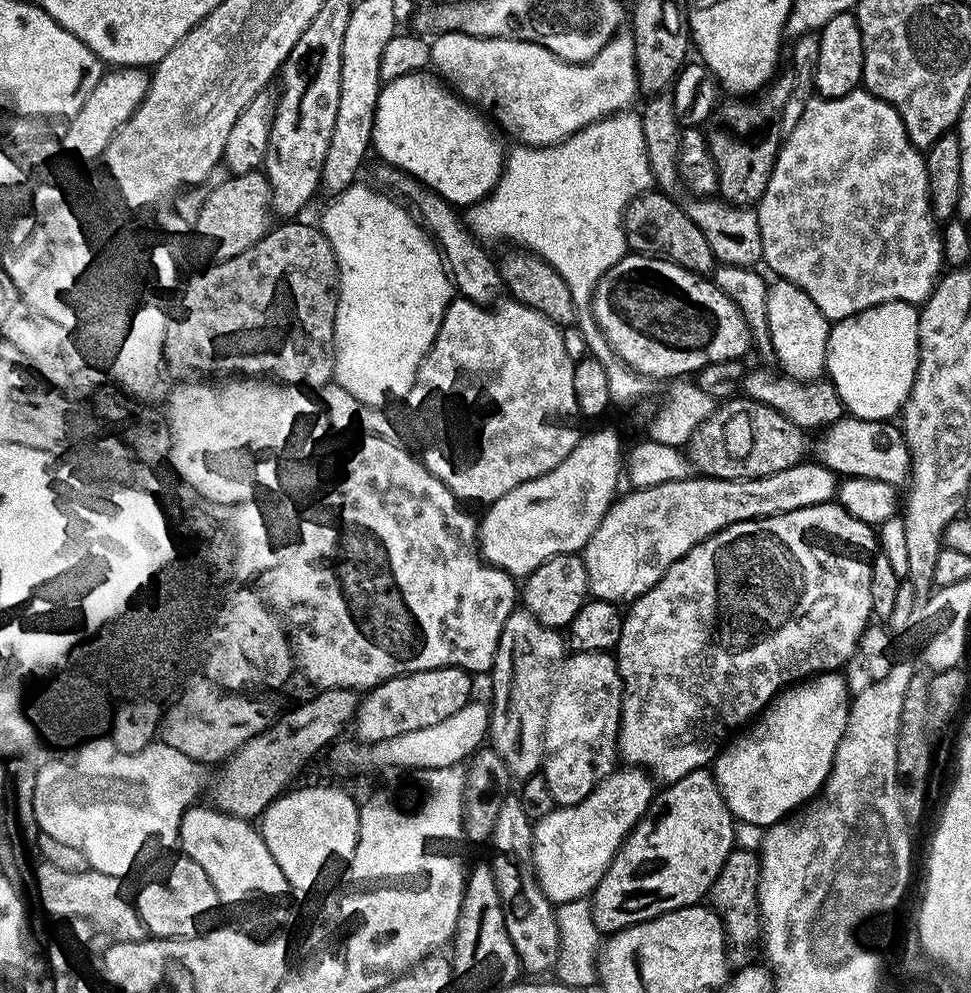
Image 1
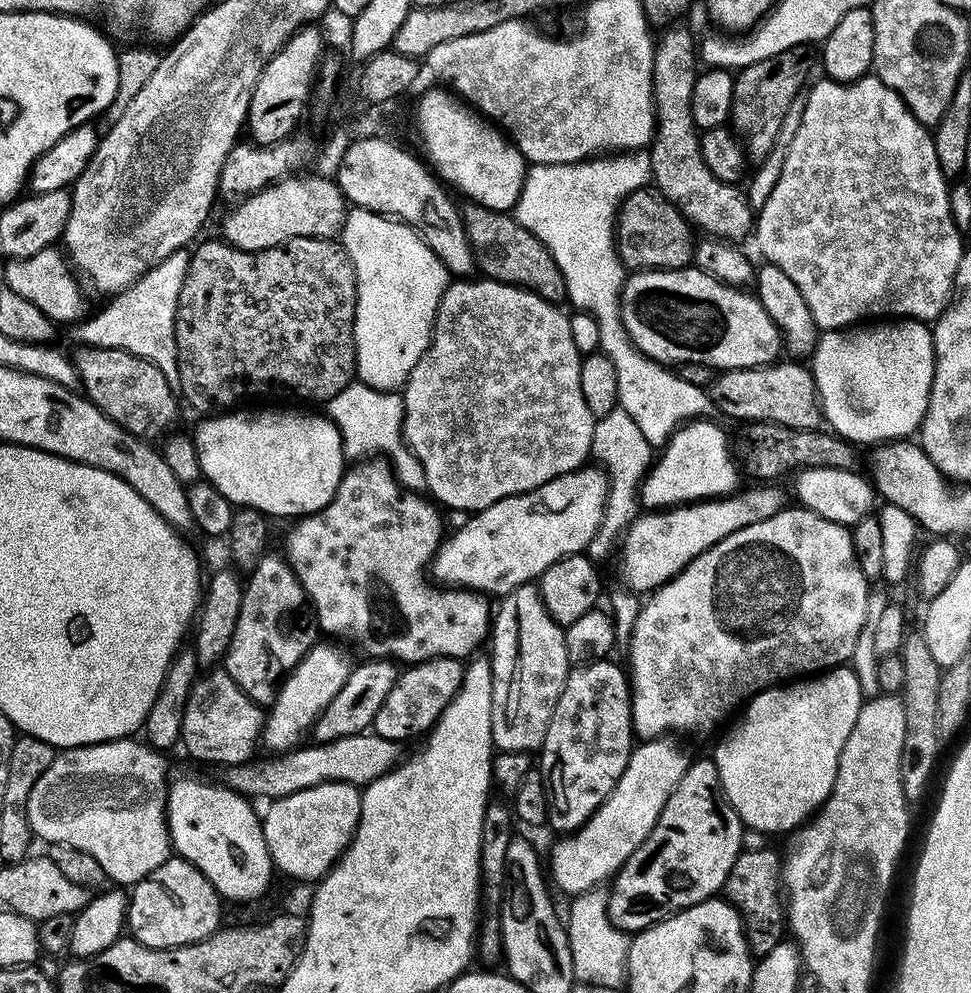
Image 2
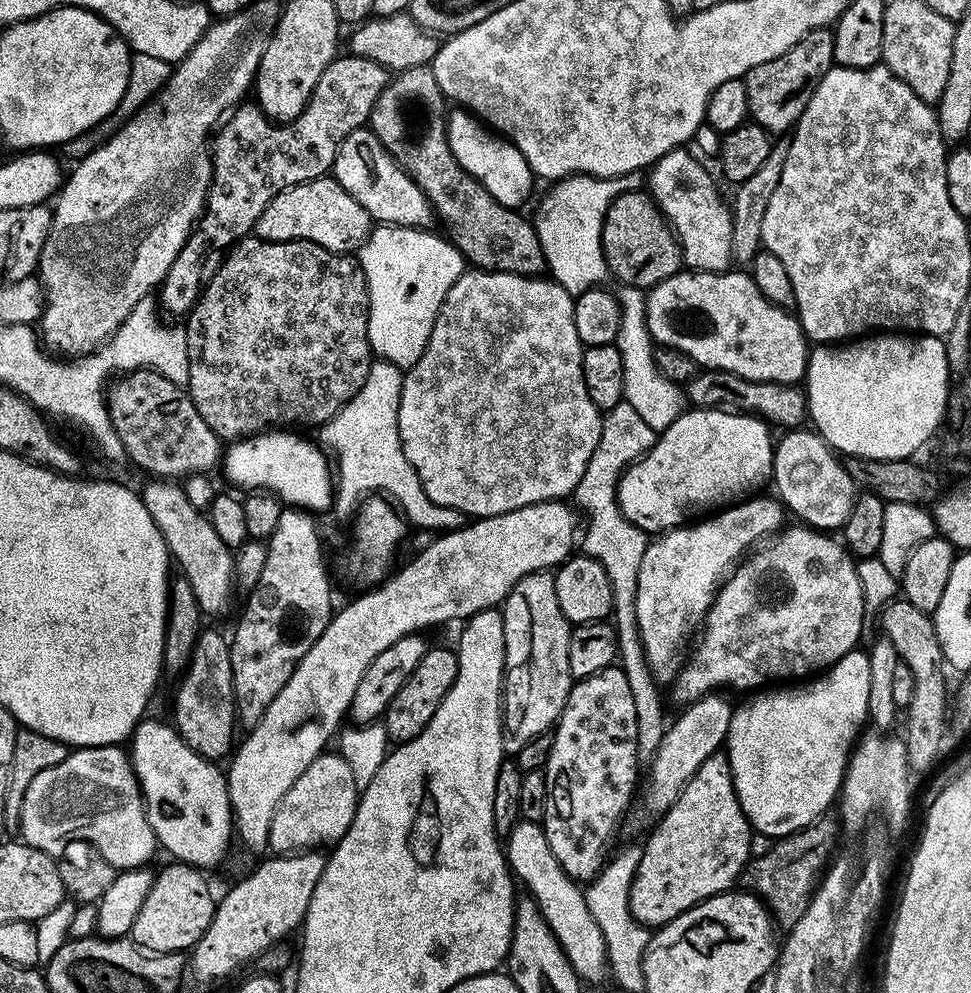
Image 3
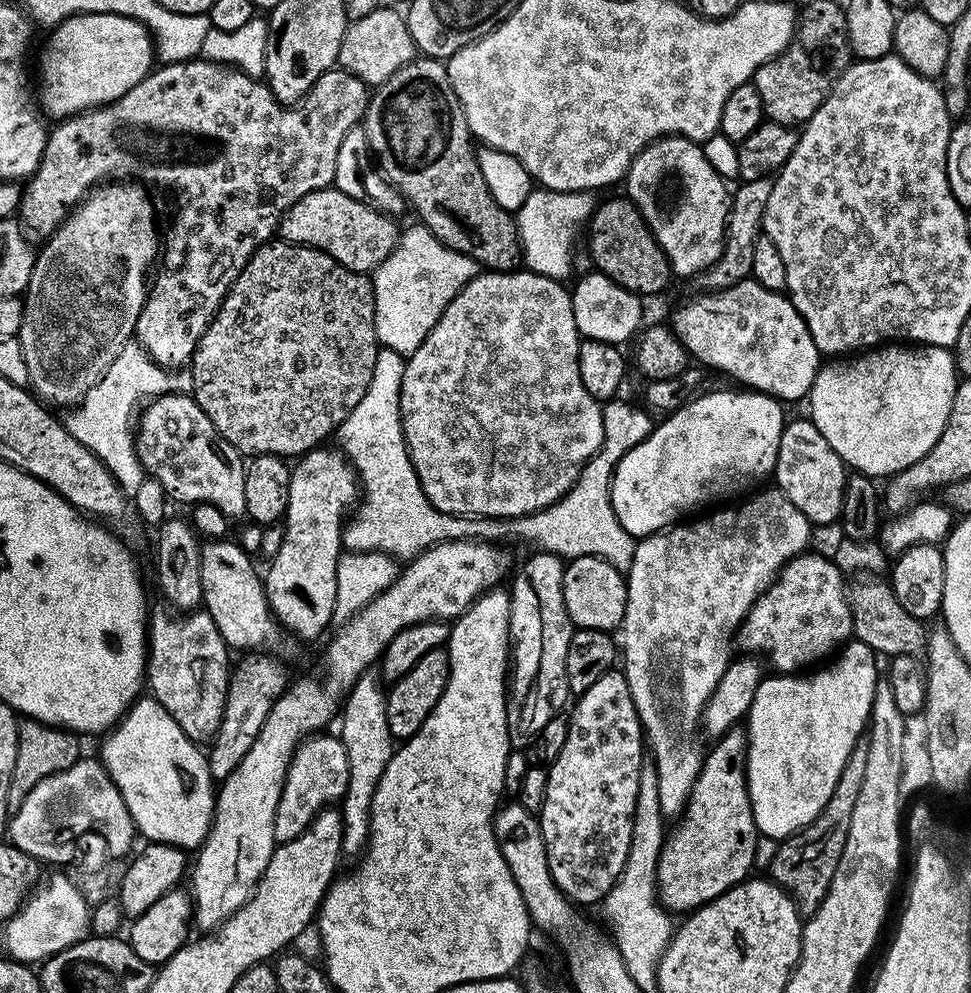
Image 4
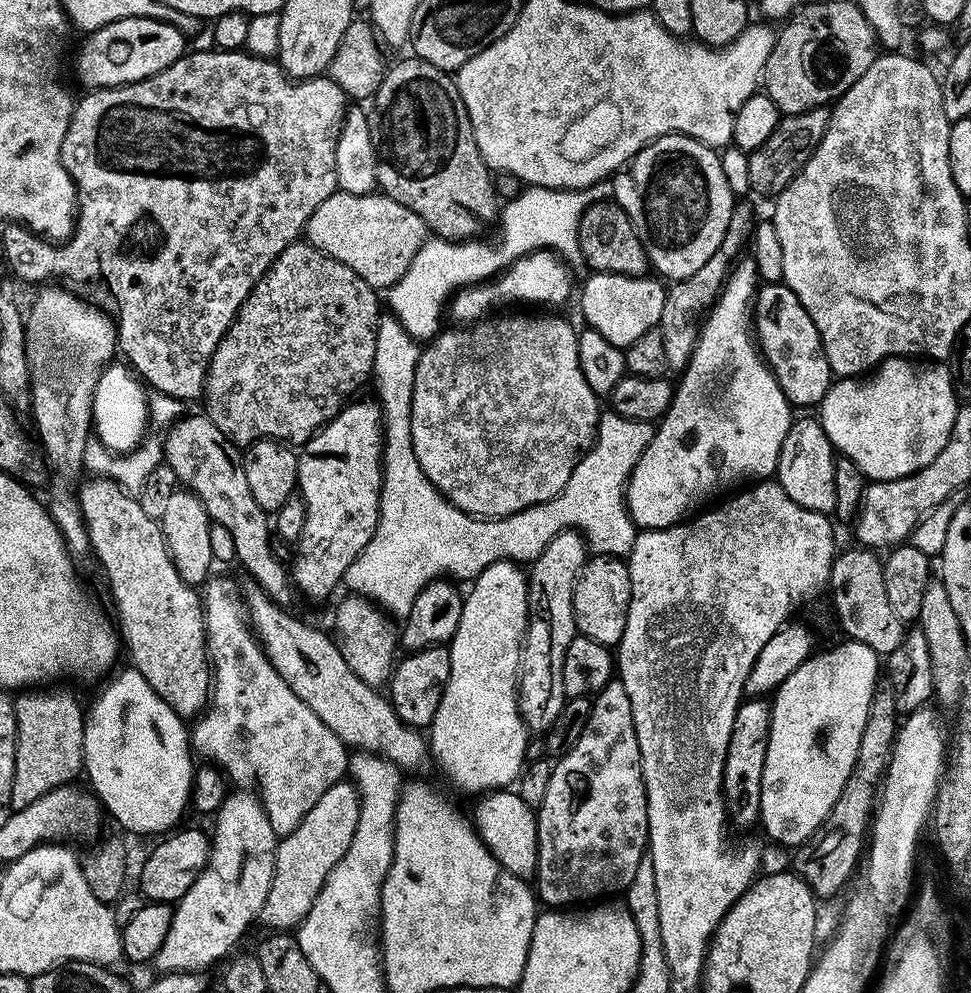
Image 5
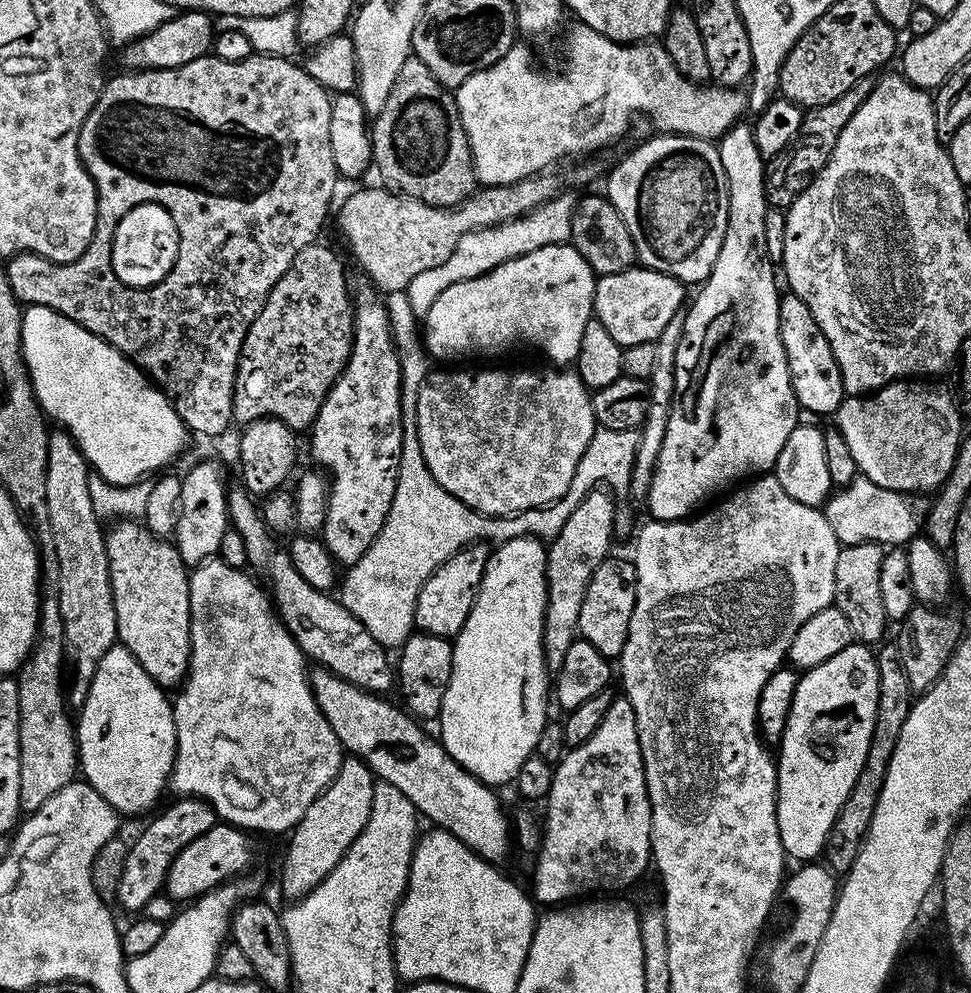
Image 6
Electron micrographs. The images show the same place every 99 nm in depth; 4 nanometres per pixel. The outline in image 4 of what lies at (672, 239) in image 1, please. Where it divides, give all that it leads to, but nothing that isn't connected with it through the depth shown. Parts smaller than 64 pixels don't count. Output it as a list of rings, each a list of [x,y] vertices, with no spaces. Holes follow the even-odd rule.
[[[627,195],[612,196],[608,201],[597,203],[591,219],[586,224],[588,230],[588,252],[592,255],[595,271],[603,272],[609,278],[617,283],[618,286],[624,287],[630,292],[635,292],[641,298],[652,296],[655,292],[660,292],[668,283],[674,280],[672,267],[654,234],[646,226],[642,214],[634,206],[634,202],[628,199]]]

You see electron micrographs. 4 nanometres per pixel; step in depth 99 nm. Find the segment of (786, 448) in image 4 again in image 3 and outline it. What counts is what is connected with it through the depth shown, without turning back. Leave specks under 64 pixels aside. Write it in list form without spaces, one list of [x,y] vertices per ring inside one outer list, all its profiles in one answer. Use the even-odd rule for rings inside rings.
[[[811,429],[787,431],[773,449],[772,482],[776,484],[781,503],[801,519],[801,523],[819,531],[843,529],[858,490],[839,457],[822,436]],[[838,459],[838,460],[837,460]]]

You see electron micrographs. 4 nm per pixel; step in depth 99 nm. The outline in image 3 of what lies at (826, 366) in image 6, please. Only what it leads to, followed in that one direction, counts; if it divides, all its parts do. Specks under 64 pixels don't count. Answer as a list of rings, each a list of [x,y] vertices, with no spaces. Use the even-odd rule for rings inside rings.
[[[681,270],[676,276],[647,289],[644,296],[644,321],[653,341],[665,348],[681,351],[704,370],[721,368],[758,382],[799,385],[808,371],[810,351],[810,341],[804,335],[799,319],[781,305],[771,304],[747,271],[732,271]]]

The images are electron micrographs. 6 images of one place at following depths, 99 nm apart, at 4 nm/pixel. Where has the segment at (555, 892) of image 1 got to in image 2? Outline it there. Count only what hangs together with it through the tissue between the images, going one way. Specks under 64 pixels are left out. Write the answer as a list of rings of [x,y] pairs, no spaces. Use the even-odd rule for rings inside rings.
[[[657,738],[637,743],[630,762],[626,762],[626,770],[622,770],[622,778],[618,778],[616,789],[606,802],[575,832],[557,839],[560,841],[552,848],[552,868],[550,864],[550,880],[555,887],[557,884],[567,894],[579,894],[603,885],[611,881],[626,858],[642,846],[690,763],[690,756],[672,740],[675,739]]]

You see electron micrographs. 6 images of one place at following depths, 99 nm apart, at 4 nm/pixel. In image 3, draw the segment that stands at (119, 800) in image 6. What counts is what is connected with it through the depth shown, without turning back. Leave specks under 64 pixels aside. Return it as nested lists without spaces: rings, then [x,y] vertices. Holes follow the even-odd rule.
[[[145,718],[140,721],[130,737],[130,759],[132,769],[140,782],[140,791],[144,794],[144,809],[148,812],[148,821],[156,835],[157,845],[169,852],[181,864],[190,864],[194,868],[209,870],[220,863],[228,852],[232,840],[234,844],[234,821],[232,807],[228,797],[228,781],[225,773],[220,772],[215,763],[205,760],[176,731],[171,723]]]

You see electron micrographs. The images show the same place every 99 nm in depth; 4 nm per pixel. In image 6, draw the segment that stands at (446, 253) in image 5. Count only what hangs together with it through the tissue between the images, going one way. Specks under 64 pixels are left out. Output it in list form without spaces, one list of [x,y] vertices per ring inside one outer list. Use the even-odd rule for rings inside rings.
[[[564,190],[559,196],[544,203],[528,215],[520,216],[508,223],[474,230],[470,234],[466,234],[462,238],[462,242],[458,242],[454,254],[450,254],[450,258],[446,258],[446,262],[442,262],[438,266],[430,266],[430,270],[422,270],[422,274],[418,274],[418,278],[414,278],[408,283],[406,291],[416,317],[427,316],[430,306],[434,306],[434,298],[438,298],[438,294],[442,294],[442,290],[446,290],[458,282],[484,276],[498,265],[504,264],[506,260],[532,253],[542,245],[567,243],[571,239],[572,214],[576,208],[577,199],[576,194],[573,195],[568,190]]]

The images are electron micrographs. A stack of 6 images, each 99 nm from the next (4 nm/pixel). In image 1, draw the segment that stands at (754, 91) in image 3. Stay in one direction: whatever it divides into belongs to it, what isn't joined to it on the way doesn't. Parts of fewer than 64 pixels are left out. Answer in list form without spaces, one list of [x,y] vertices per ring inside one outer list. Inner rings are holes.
[[[784,70],[773,76],[759,92],[749,95],[747,98],[728,98],[716,105],[715,112],[708,119],[706,135],[708,149],[720,175],[719,199],[737,206],[759,205],[762,194],[766,194],[770,174],[776,165],[776,155],[780,152],[782,143],[780,115],[782,114],[782,106],[786,106],[786,98],[790,98],[790,90],[794,90],[794,78],[791,71]]]

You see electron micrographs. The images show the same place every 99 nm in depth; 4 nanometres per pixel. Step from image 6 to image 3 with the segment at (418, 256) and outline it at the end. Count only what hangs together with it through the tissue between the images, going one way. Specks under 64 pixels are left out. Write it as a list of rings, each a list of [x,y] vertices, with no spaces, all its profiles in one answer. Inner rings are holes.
[[[326,175],[279,192],[258,218],[254,232],[262,240],[309,240],[331,252],[349,254],[359,249],[373,227],[367,210],[335,178]]]

